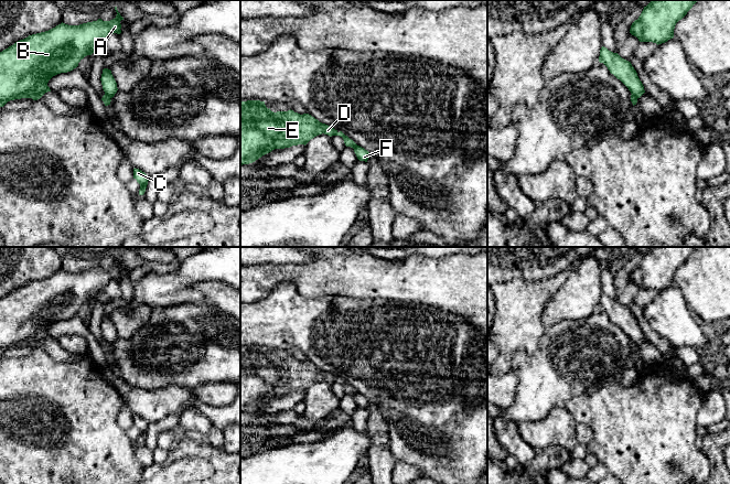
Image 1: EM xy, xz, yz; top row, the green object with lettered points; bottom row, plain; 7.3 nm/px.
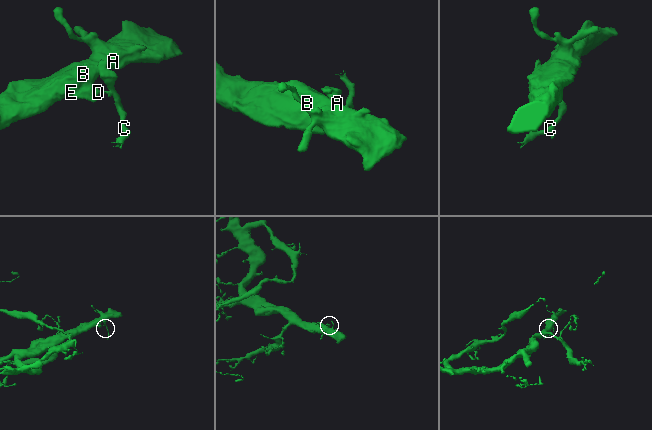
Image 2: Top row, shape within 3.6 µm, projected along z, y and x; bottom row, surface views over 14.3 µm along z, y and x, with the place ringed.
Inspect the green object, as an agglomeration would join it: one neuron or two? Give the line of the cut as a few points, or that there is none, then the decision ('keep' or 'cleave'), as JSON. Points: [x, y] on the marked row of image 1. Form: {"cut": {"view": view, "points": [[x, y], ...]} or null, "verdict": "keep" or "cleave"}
{"cut": {"view": "xy", "points": [[105, 93], [109, 98]]}, "verdict": "cleave"}

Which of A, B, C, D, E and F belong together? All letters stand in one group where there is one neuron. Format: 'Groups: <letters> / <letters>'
Groups: A B D E / C F

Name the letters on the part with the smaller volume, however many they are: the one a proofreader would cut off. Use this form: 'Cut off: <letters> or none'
Cut off: C, F

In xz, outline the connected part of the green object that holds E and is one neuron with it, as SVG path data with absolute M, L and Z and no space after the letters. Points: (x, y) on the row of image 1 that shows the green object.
M260 100L240 101L240 165L253 163L275 149L285 149L298 144L305 146L311 139L322 133L328 135L330 137L332 136L342 137L346 147L354 148L356 146L356 143L347 136L345 136L342 131L339 132L334 128L320 122L318 119L315 119L309 114L300 115L291 109L288 111L273 112L270 110L270 108L268 109L266 107L265 101Z

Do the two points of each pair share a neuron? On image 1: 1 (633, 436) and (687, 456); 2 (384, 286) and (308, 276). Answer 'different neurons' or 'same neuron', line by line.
1: same neuron
2: same neuron

